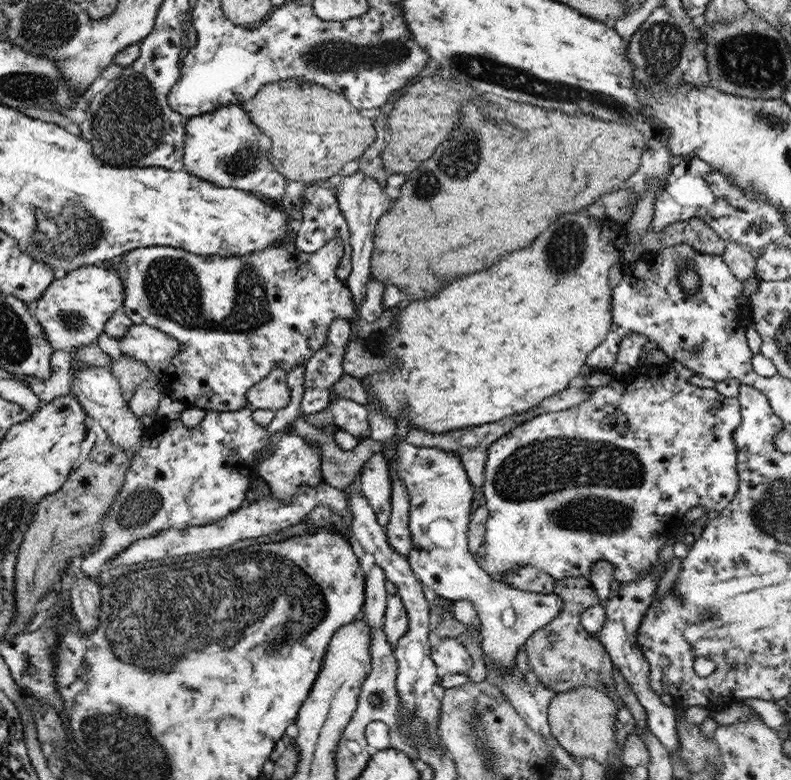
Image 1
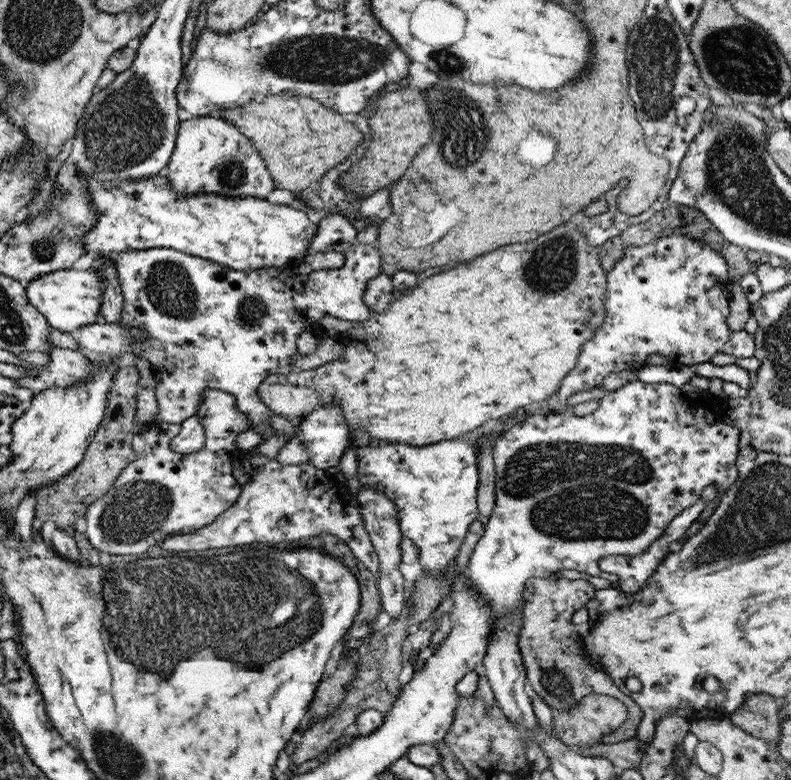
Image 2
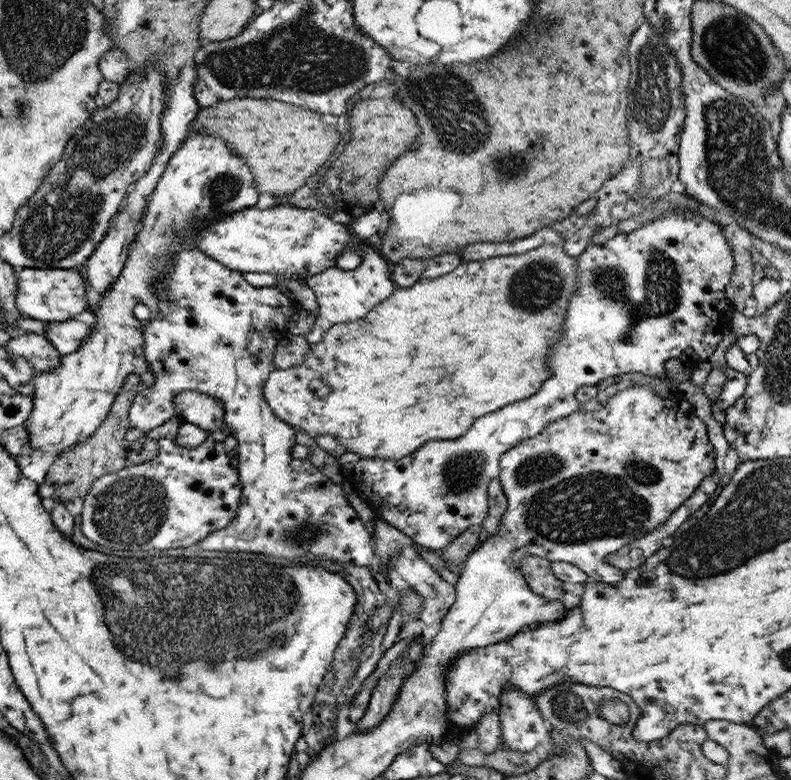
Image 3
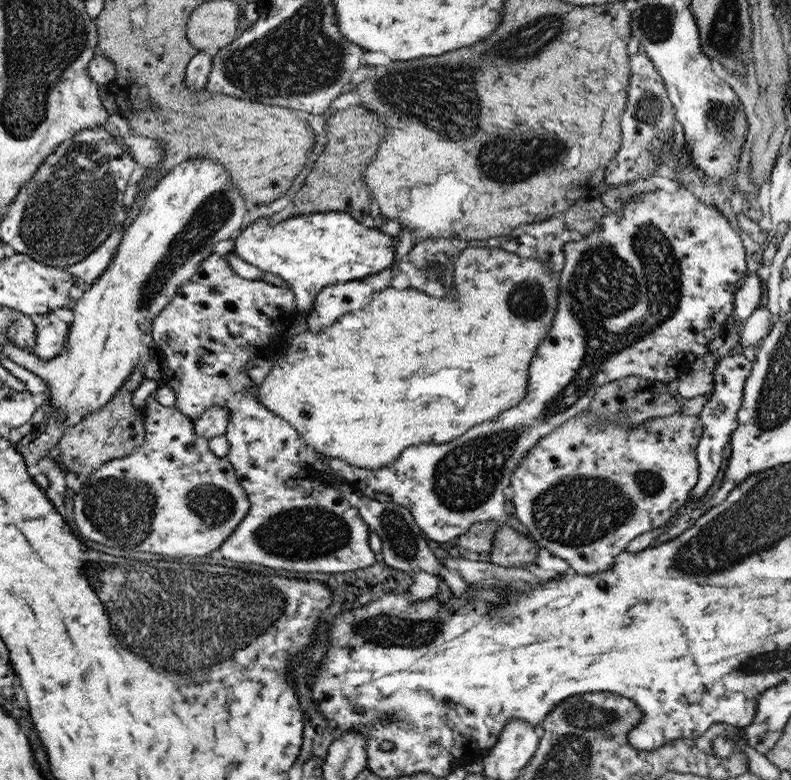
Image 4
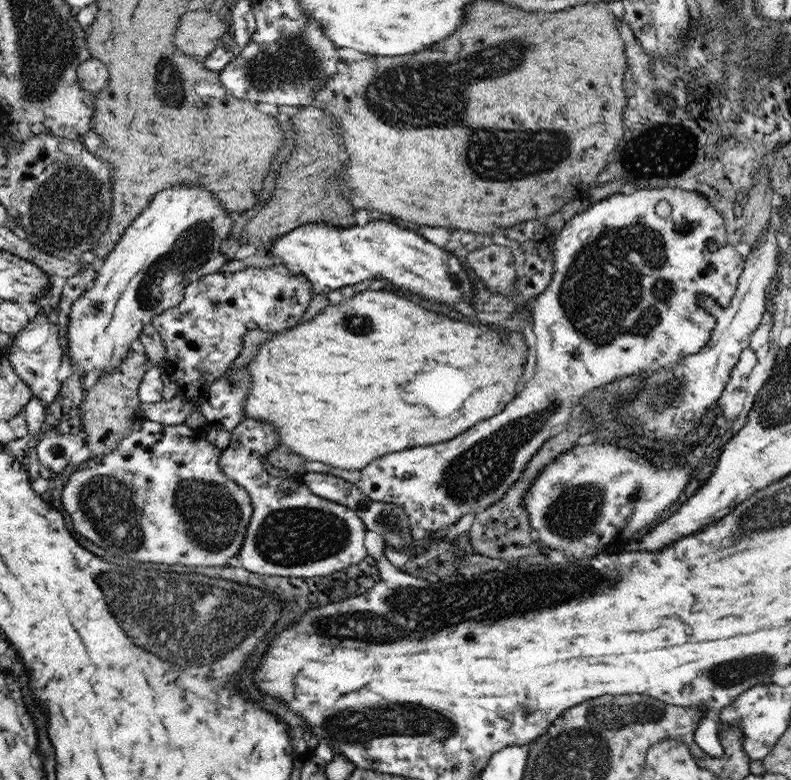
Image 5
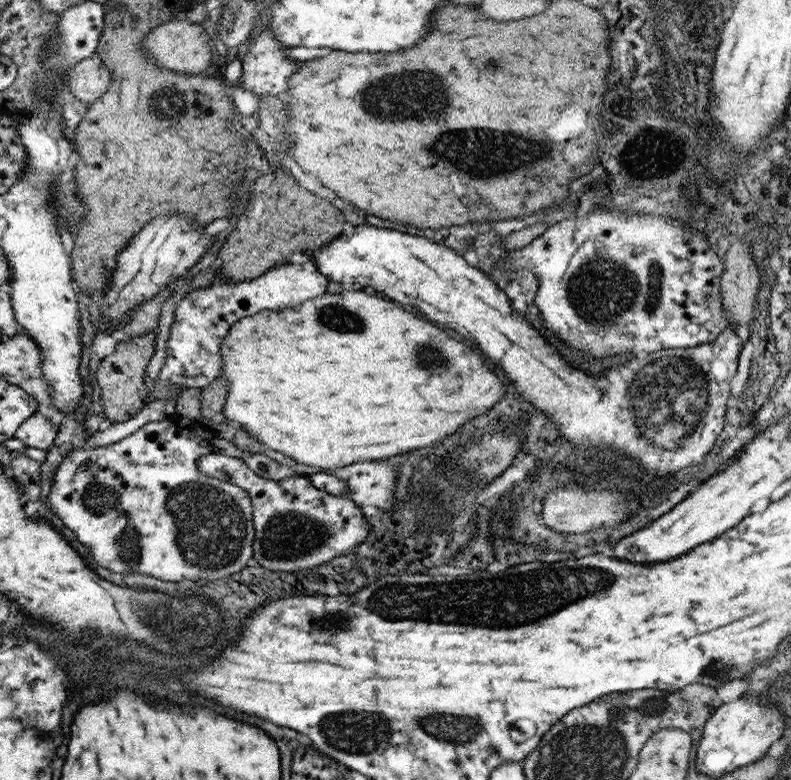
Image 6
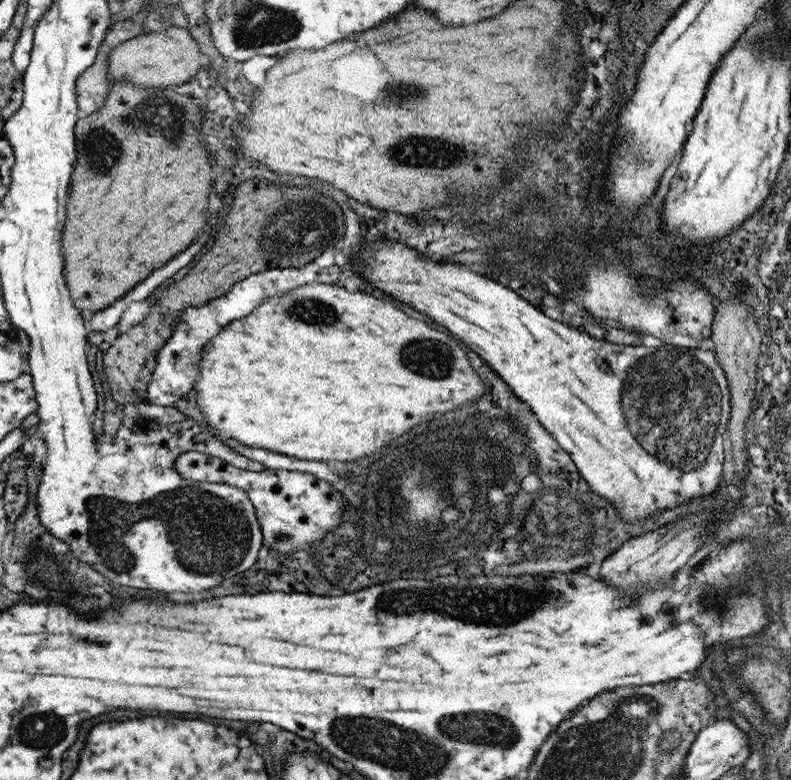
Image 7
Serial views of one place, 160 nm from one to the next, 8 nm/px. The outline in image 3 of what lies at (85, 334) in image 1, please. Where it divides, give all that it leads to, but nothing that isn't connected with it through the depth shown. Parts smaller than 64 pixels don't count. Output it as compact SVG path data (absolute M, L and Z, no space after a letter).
M24 268L17 270L14 275L17 307L23 316L48 324L74 319L77 314L90 310L84 300L86 284L78 270Z

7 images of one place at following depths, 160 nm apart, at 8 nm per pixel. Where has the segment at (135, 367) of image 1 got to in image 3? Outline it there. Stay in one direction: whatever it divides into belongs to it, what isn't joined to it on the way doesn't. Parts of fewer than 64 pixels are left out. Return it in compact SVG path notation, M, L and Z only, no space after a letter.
M128 375L123 389L118 393L118 398L111 407L110 414L95 434L82 444L77 444L70 451L56 457L46 475L47 483L52 486L49 502L57 500L67 504L73 502L75 498L83 498L90 492L97 478L135 464L148 462L158 454L158 442L149 436L143 436L135 441L126 439L126 432L131 427L130 406L140 392L138 386L141 382L140 376Z

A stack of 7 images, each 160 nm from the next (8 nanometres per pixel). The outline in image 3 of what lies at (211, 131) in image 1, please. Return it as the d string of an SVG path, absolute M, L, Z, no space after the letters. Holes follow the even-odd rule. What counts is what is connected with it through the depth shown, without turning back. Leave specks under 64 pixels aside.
M191 132L182 141L180 148L174 152L166 163L163 175L159 178L153 193L148 197L147 208L142 218L143 227L135 234L134 251L128 254L124 271L116 279L116 283L101 296L98 308L90 313L94 316L94 324L88 338L80 348L72 354L63 355L60 364L54 370L46 370L32 377L35 392L34 410L27 420L29 445L40 454L64 454L77 444L88 439L88 434L95 434L98 426L102 426L111 412L118 393L128 375L138 375L147 389L155 383L151 365L146 357L146 340L144 333L150 326L150 321L159 315L159 296L156 294L156 284L171 274L179 252L192 249L186 245L183 238L188 231L199 229L204 223L210 223L214 215L234 214L236 211L254 207L258 202L259 185L256 184L247 162L235 153L228 141L208 133ZM144 304L150 309L148 321L140 321L134 315L134 306Z

